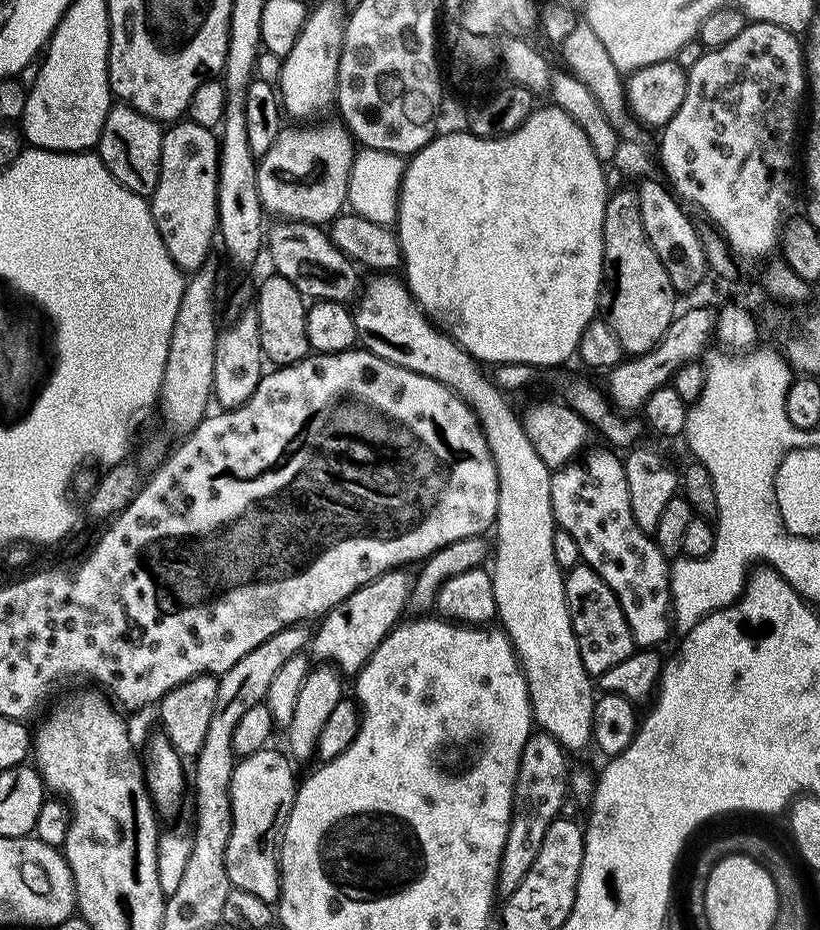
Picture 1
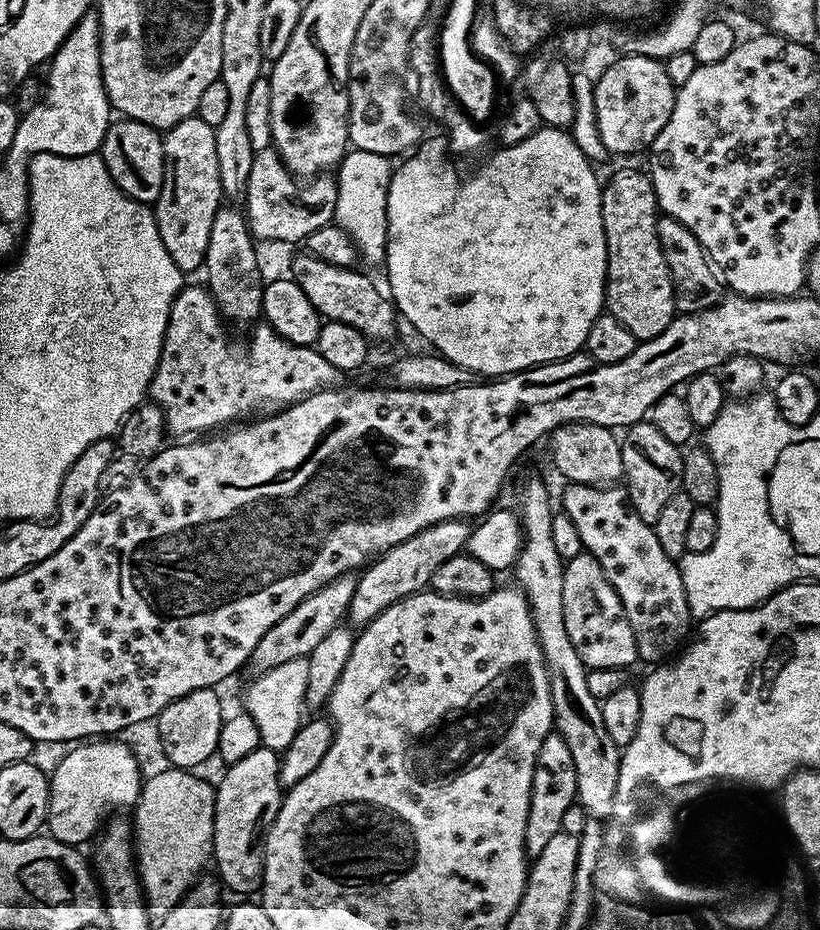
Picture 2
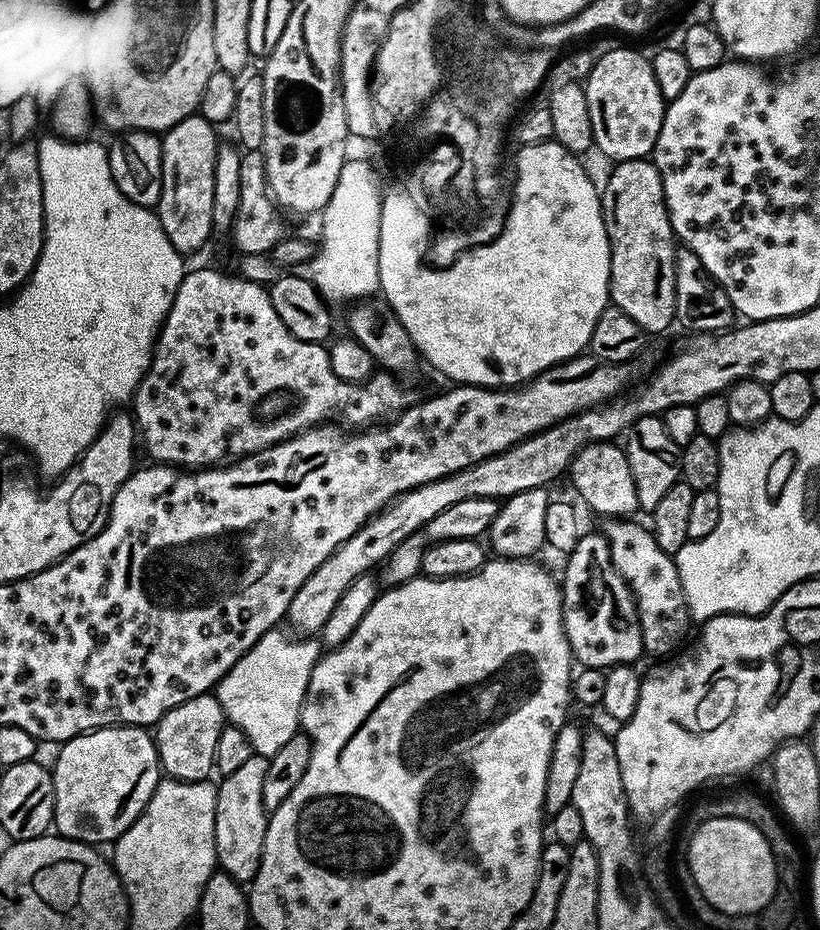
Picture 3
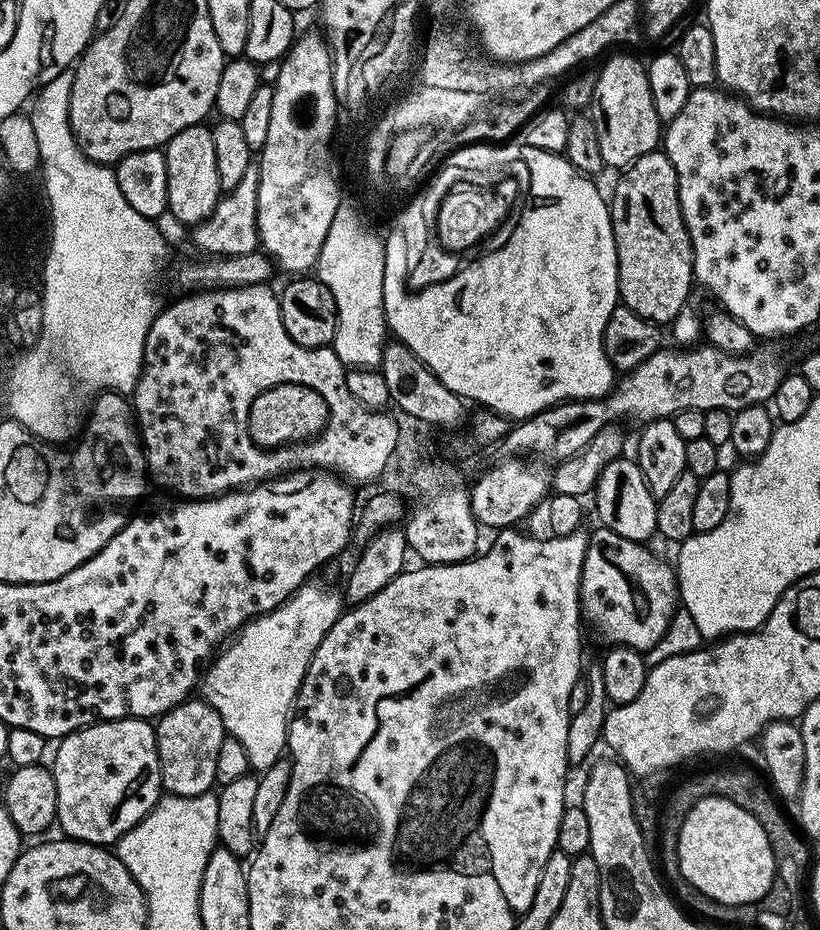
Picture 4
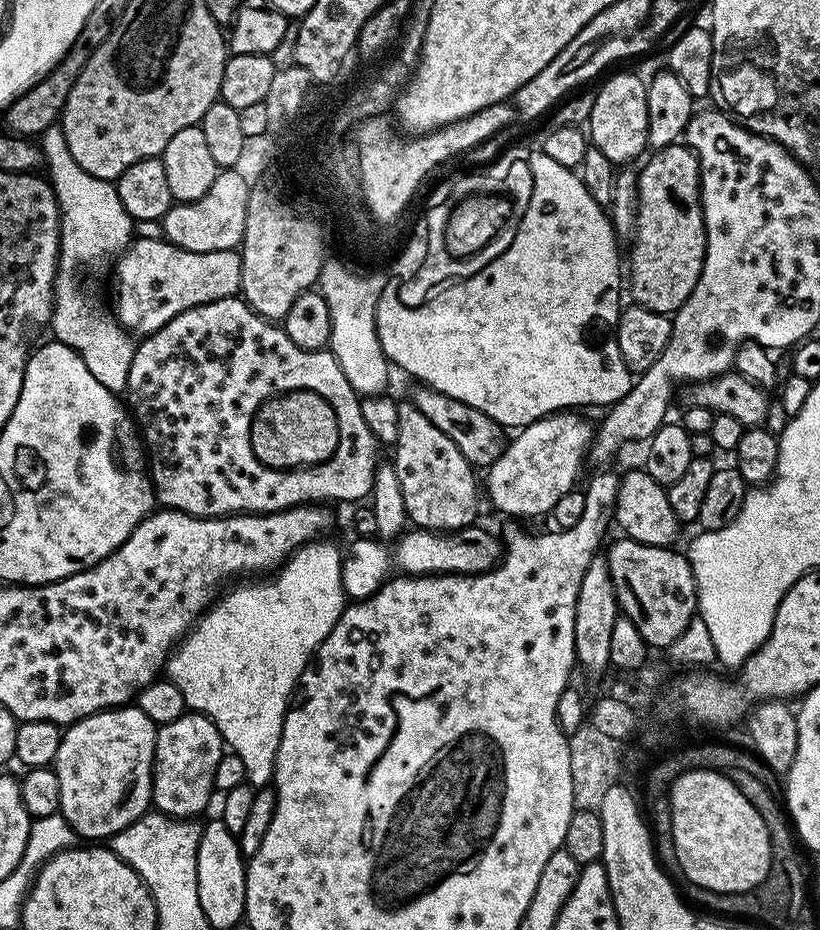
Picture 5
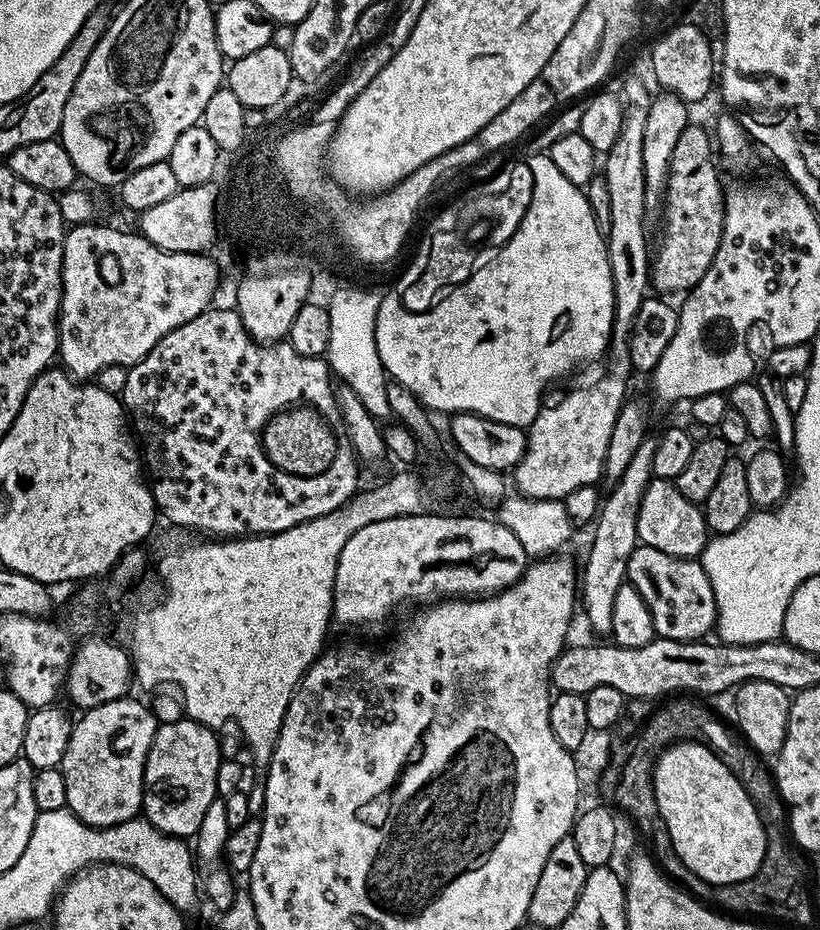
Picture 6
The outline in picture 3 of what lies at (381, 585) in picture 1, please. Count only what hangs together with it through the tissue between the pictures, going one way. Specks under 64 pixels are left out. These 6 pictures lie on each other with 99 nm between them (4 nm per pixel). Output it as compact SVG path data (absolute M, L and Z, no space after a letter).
M475 496L466 498L466 502L454 502L454 506L442 510L442 514L430 518L426 526L422 526L413 536L406 538L388 555L382 565L385 585L405 584L421 575L422 558L425 551L433 544L441 544L443 540L474 540L483 537L491 528L496 515L500 513L500 507L501 505L495 500Z

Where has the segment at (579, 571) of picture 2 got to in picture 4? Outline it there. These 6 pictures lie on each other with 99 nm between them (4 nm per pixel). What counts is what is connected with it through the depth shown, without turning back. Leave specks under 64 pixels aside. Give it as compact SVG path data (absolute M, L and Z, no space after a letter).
M596 526L596 529L591 529L580 574L580 614L583 623L587 627L589 624L605 640L605 645L632 648L641 654L648 654L667 634L676 608L678 612L678 585L675 567L644 548L647 547L643 543L622 538L622 534L614 534L614 530L609 528Z

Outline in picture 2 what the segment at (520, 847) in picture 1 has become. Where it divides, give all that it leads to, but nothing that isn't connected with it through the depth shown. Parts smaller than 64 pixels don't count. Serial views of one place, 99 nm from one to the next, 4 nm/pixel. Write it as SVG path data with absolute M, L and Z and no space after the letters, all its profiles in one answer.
M553 730L546 738L542 738L542 746L538 746L538 758L534 766L534 782L530 794L530 810L526 814L526 838L524 850L529 857L542 854L546 842L561 832L562 816L572 804L577 803L576 791L578 778L574 774L574 758L566 747L566 738Z

